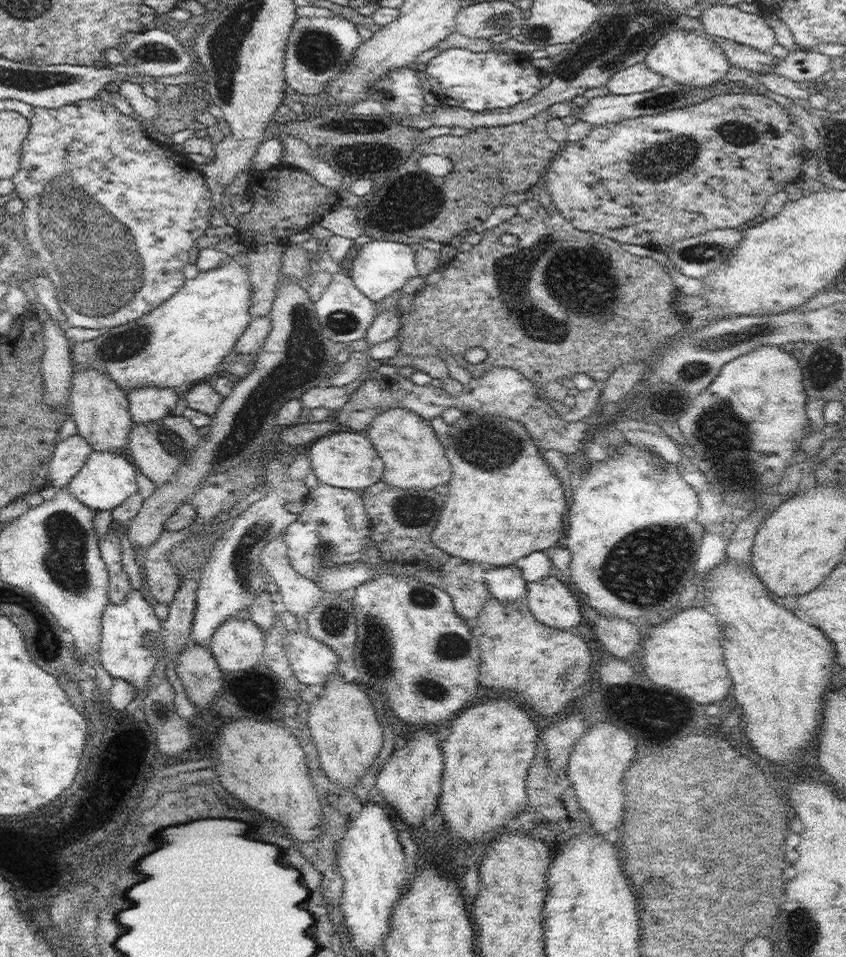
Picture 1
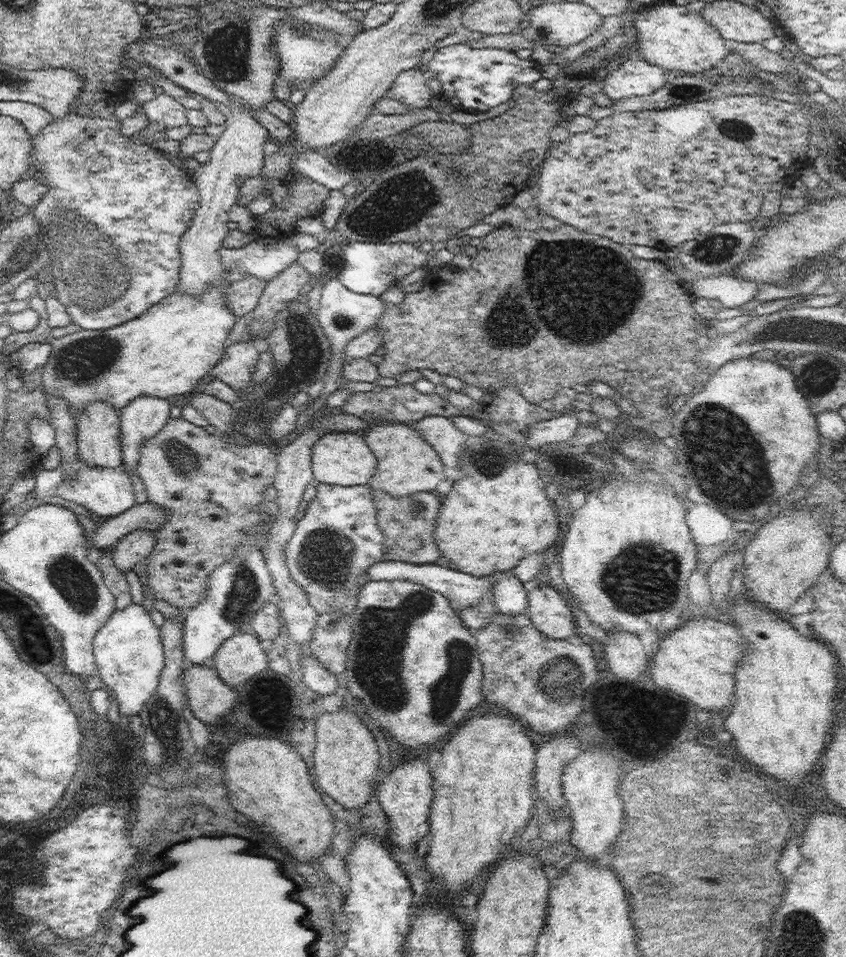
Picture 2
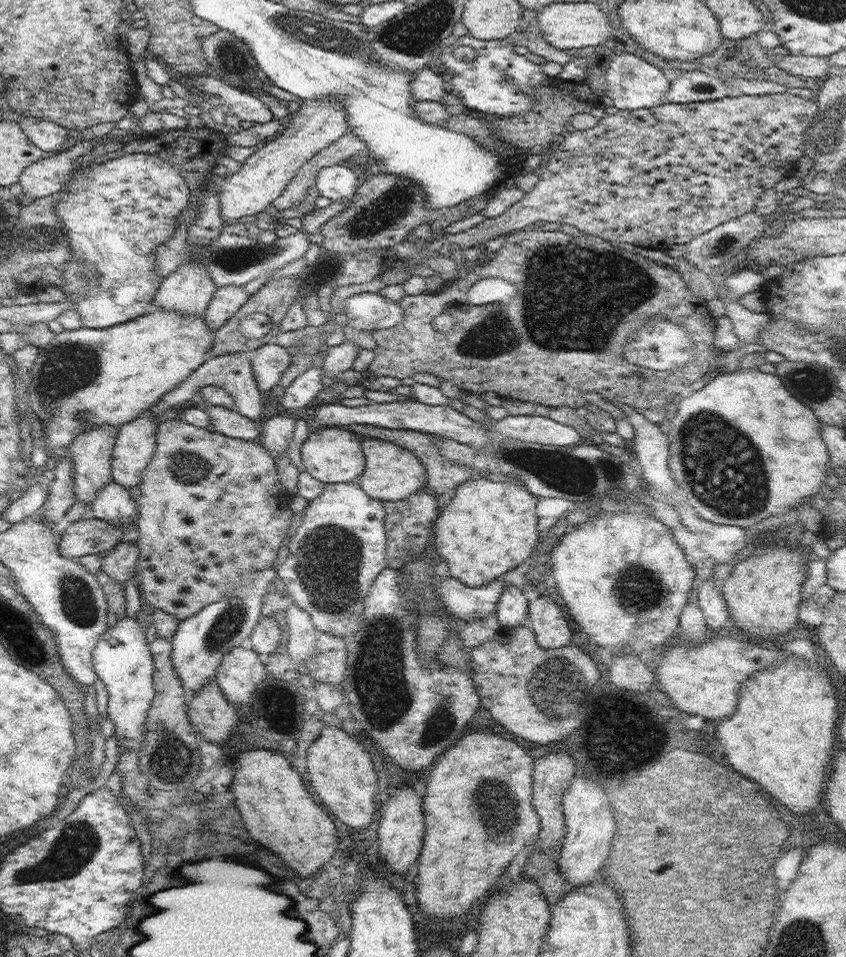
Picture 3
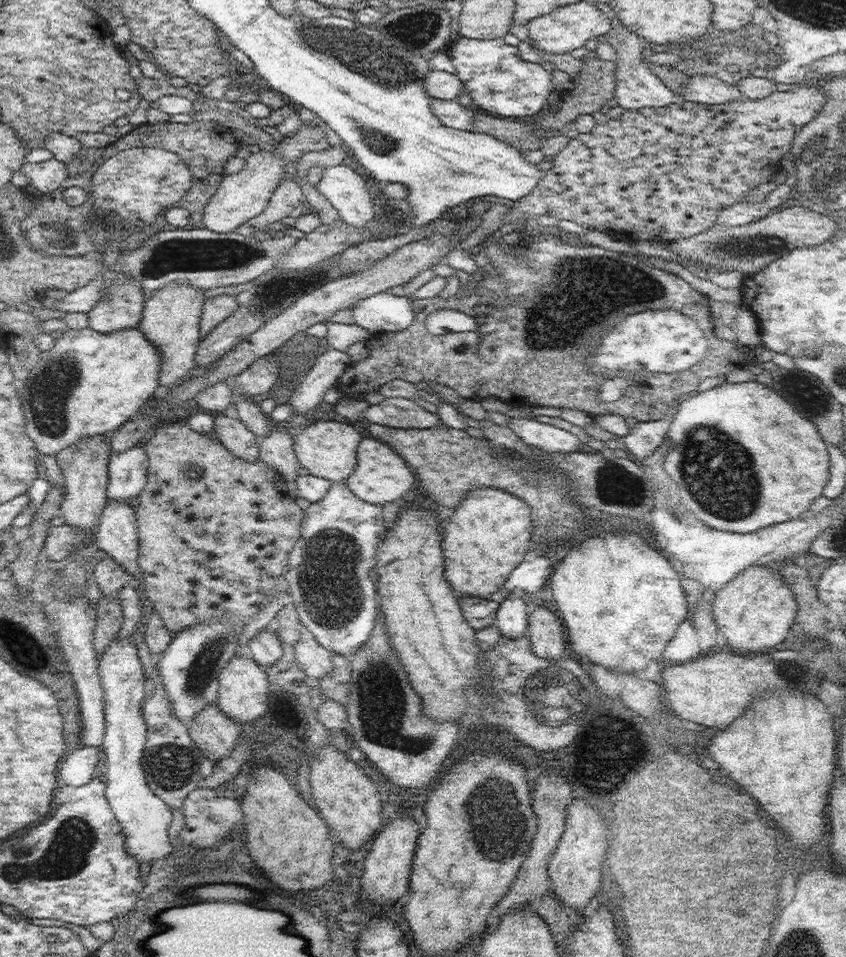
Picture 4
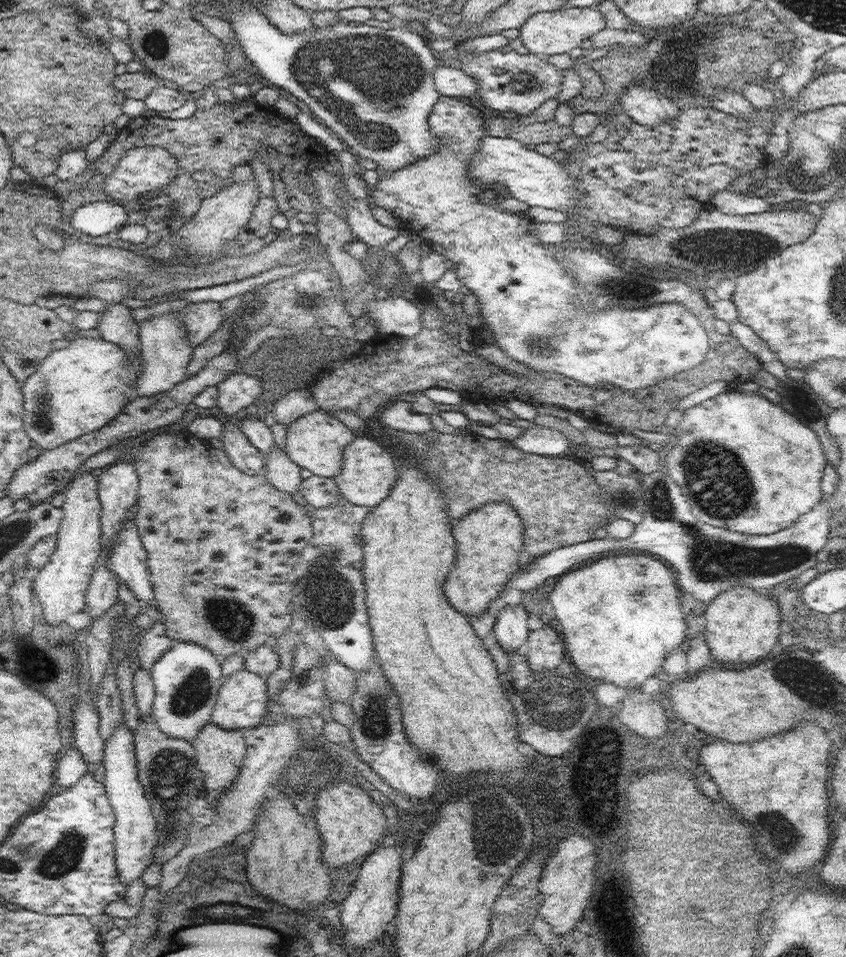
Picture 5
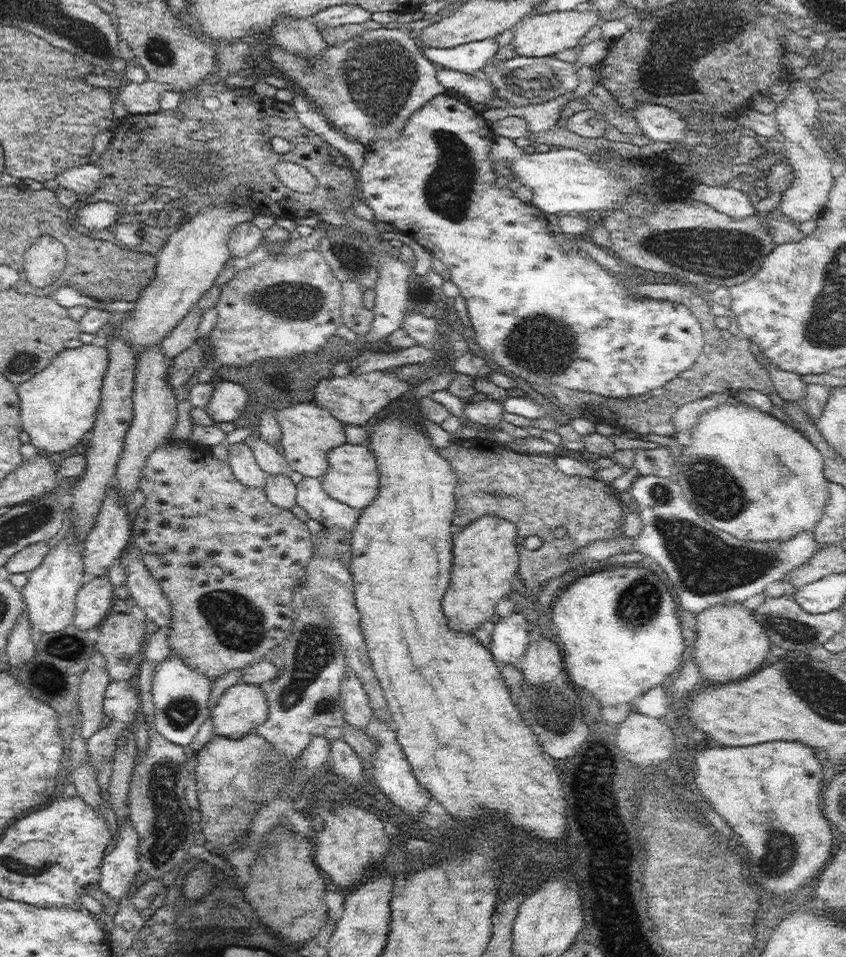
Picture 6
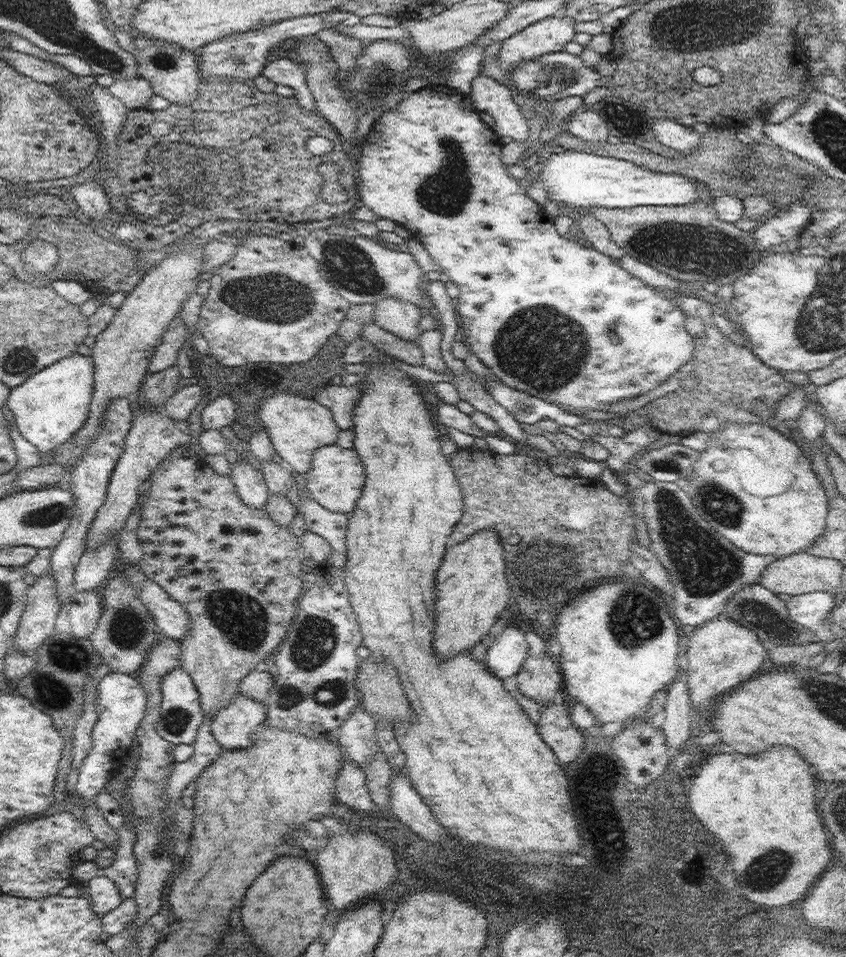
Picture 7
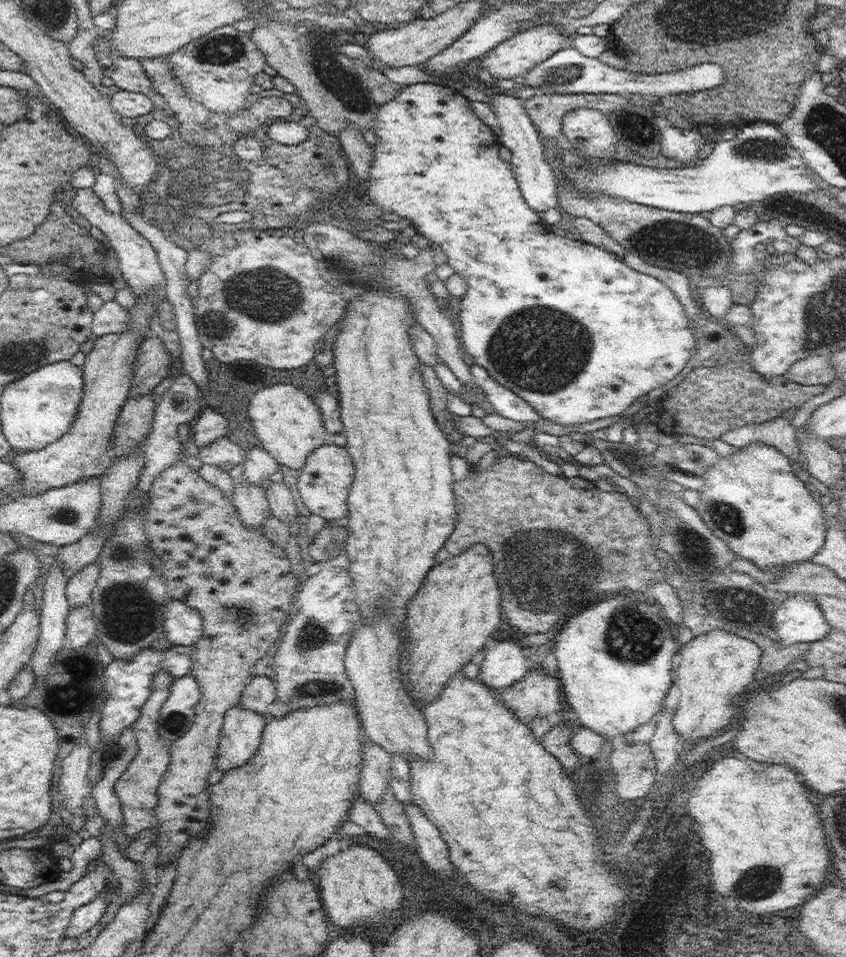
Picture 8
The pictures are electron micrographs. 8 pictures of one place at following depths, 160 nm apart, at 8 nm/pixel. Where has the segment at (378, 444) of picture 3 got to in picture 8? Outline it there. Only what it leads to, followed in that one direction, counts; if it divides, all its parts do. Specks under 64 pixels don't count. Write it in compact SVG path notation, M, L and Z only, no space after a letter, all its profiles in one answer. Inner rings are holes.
M326 442L308 455L301 472L297 487L304 504L313 514L317 514L327 521L348 516L347 498L350 487L353 485L356 469L346 447Z

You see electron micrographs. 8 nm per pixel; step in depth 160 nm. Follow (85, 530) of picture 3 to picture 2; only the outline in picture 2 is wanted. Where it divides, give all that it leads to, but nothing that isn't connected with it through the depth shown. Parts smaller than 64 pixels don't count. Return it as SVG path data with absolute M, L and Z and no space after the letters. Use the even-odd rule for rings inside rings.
M146 501L110 517L102 524L98 523L98 530L92 534L93 537L86 535L87 544L100 550L110 550L129 532L136 529L158 531L166 521L167 510L162 505Z

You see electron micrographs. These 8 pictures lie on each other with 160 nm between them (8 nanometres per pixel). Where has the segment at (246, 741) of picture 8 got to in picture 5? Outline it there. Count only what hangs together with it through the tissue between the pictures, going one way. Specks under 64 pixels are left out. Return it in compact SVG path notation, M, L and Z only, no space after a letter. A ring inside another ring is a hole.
M240 670L230 676L227 676L218 689L218 696L215 707L211 714L211 721L216 723L222 730L241 730L250 727L256 727L266 721L269 717L269 694L267 693L267 684L265 678L248 672L248 670Z

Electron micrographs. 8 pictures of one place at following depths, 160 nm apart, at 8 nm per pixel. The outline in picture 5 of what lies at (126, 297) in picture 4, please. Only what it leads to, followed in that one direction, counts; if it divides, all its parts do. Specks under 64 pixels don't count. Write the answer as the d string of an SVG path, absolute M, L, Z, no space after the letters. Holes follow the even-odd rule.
M122 303L104 309L97 324L104 340L120 346L130 356L139 351L139 329L139 324L132 318L132 309Z

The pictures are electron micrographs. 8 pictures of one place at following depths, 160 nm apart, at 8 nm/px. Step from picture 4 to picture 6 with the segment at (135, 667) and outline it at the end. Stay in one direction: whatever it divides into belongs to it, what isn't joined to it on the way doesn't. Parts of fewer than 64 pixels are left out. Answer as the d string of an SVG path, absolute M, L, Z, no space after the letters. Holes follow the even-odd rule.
M130 818L118 829L119 837L116 837L114 849L103 858L98 882L100 890L108 894L114 904L128 894L132 881L141 870L138 831Z

